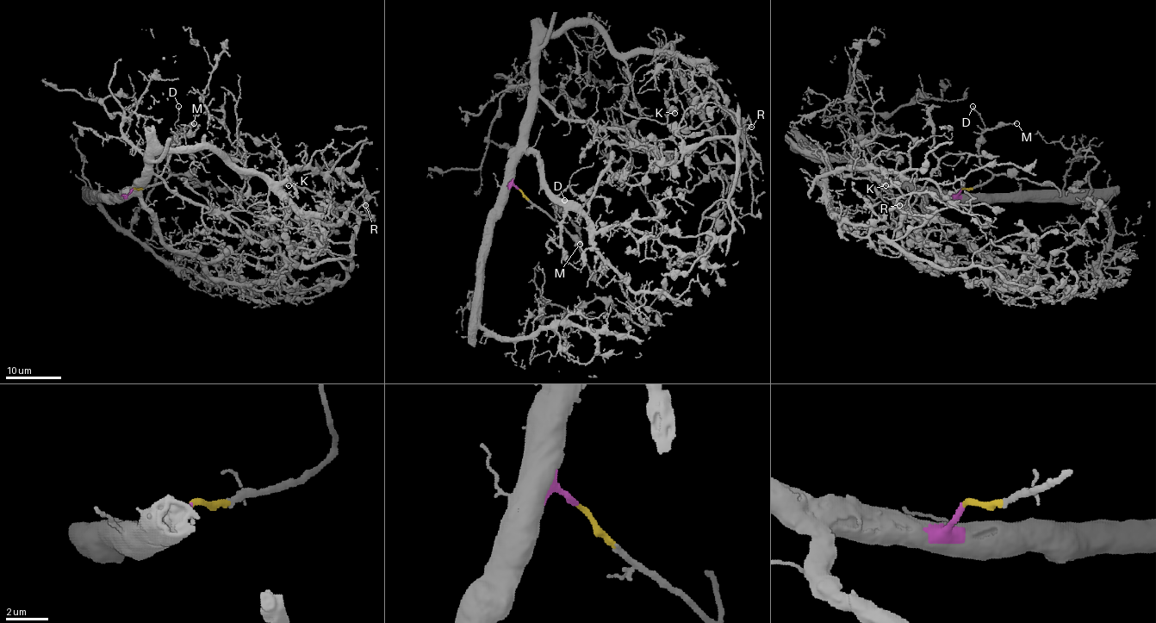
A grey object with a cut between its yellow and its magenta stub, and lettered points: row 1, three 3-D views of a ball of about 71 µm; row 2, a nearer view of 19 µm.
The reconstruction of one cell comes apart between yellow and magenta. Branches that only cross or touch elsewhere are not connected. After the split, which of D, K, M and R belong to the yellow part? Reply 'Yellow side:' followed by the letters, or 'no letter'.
Yellow side: D, M

